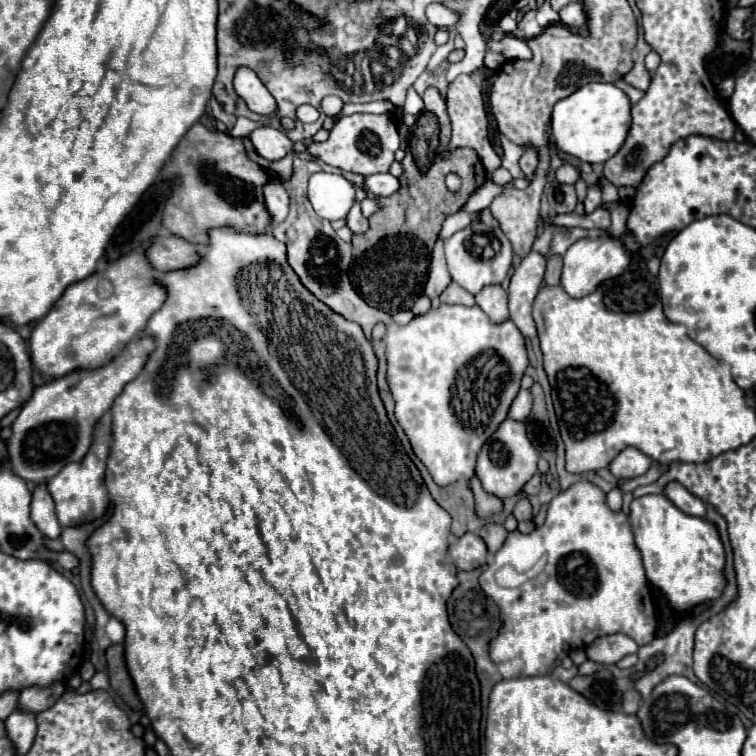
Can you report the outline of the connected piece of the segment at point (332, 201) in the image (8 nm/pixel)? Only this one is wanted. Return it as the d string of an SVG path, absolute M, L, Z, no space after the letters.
M313 173L309 179L309 201L319 217L327 221L345 219L355 203L355 185L337 173Z

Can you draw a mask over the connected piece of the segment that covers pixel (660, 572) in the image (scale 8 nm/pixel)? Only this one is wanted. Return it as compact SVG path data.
M643 495L631 503L631 527L641 551L647 579L661 589L675 611L689 611L697 603L721 597L725 579L725 549L715 523L679 511L665 495Z

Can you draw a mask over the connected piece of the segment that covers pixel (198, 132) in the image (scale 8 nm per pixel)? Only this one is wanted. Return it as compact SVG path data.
M195 123L191 131L179 141L171 153L161 177L165 181L179 179L181 185L171 189L171 195L163 207L163 227L191 243L207 243L207 229L231 225L245 233L267 233L271 219L263 209L261 187L269 181L269 175L261 165L253 163L245 155L241 139L227 133L209 131L205 125Z

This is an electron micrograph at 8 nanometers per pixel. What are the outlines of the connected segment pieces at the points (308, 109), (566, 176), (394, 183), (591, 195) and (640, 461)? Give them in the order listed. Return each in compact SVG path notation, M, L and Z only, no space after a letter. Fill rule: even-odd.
M304 104L297 108L296 110L296 118L304 123L312 123L315 122L320 113L316 108L311 105Z
M561 165L557 171L555 171L555 179L559 183L575 183L579 179L579 171L573 167L573 165Z
M377 173L377 175L369 175L365 185L369 187L369 191L375 195L375 197L389 197L393 193L399 191L401 183L397 177L393 177L391 173Z
M593 183L593 185L589 185L589 189L587 189L587 197L585 197L585 211L587 211L587 213L591 213L591 211L595 211L597 207L601 207L601 189L599 189L599 185L597 185L597 183Z
M627 447L623 449L611 463L609 463L609 471L615 479L631 479L631 477L639 477L643 475L647 469L651 467L651 459L647 455L643 455L641 451L637 451L635 447Z

